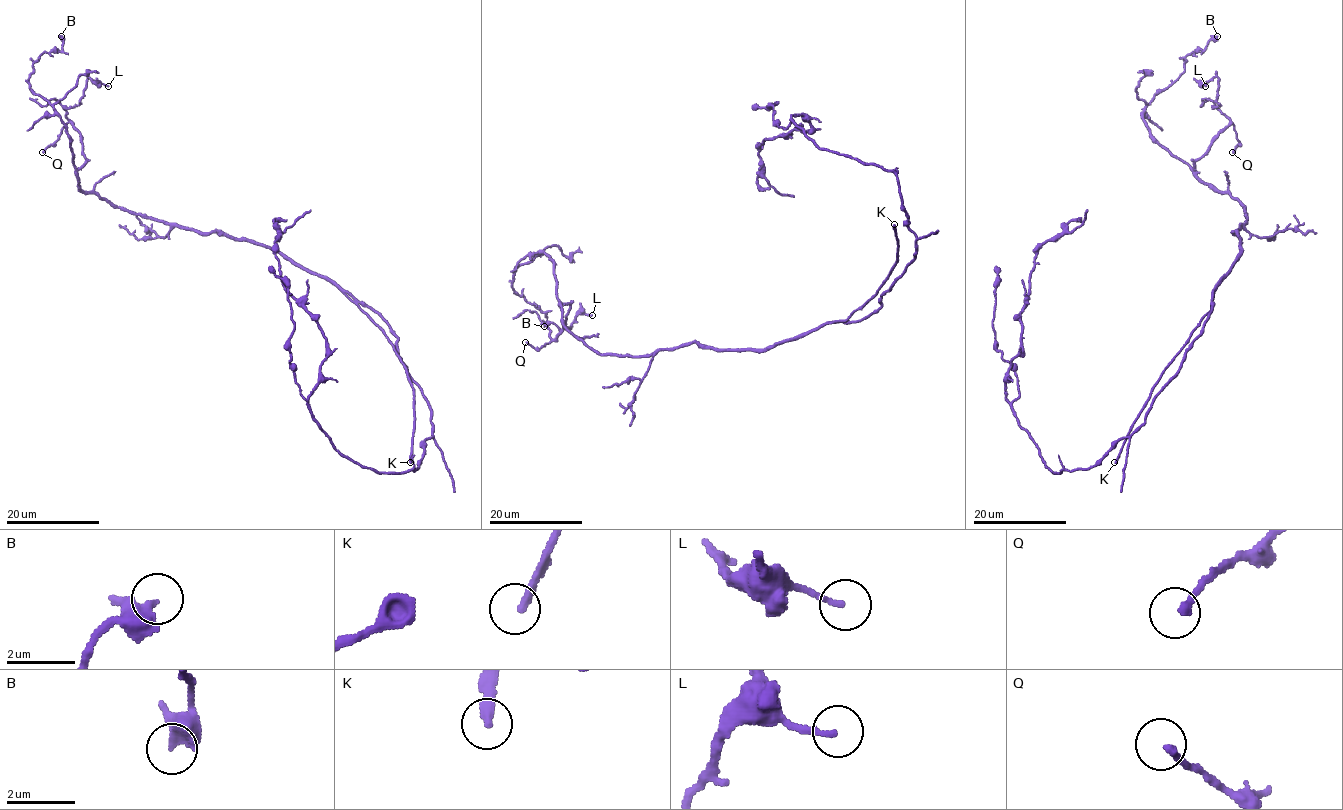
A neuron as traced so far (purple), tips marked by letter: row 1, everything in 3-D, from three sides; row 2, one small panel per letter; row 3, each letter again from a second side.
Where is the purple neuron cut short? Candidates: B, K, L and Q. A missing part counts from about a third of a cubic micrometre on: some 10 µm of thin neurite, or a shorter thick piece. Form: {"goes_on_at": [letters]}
{"goes_on_at": []}

